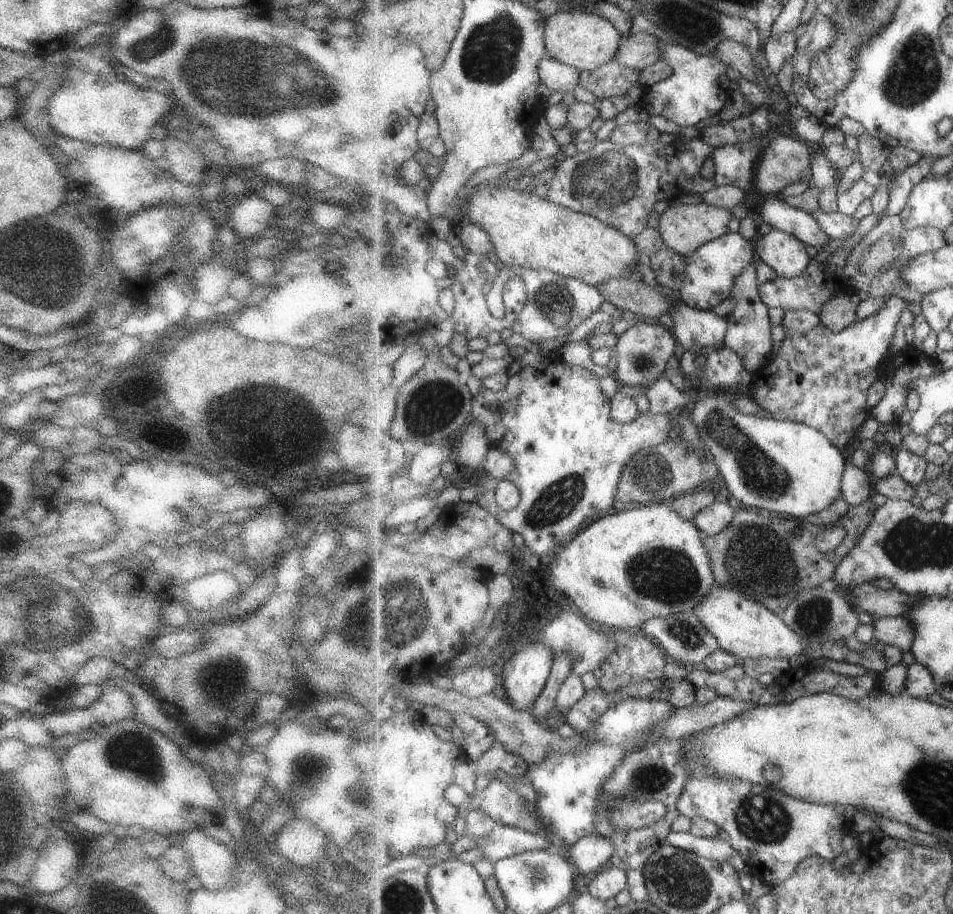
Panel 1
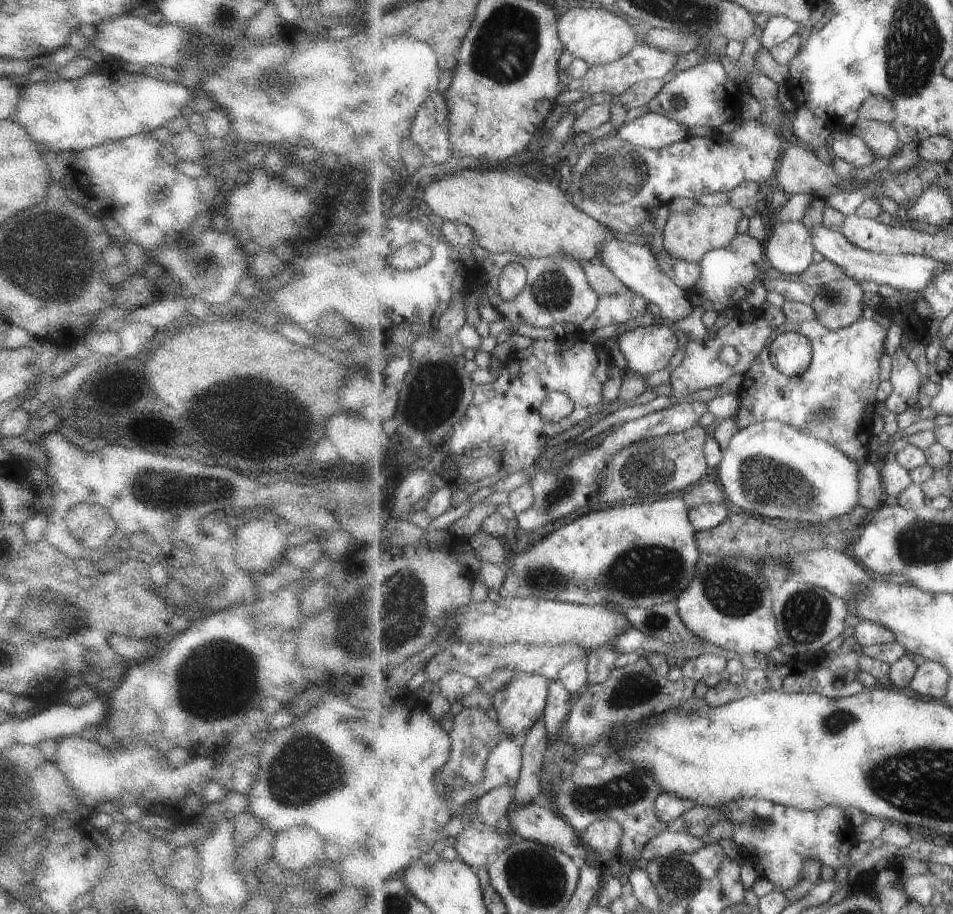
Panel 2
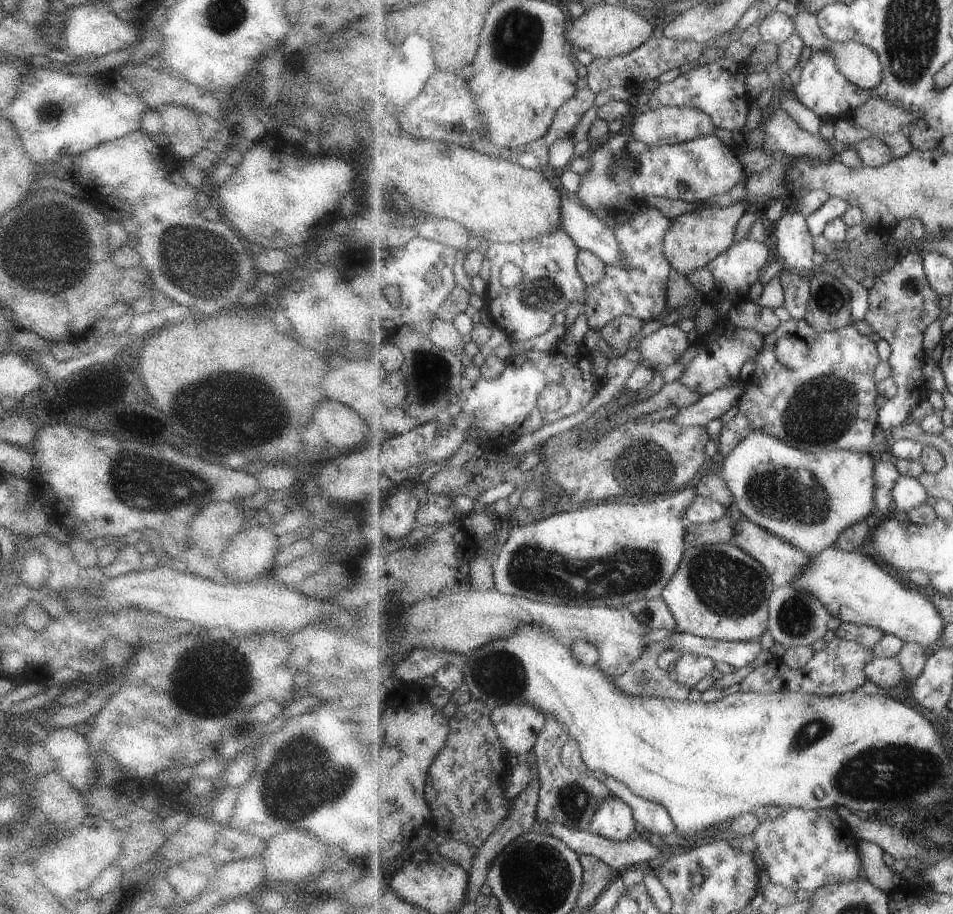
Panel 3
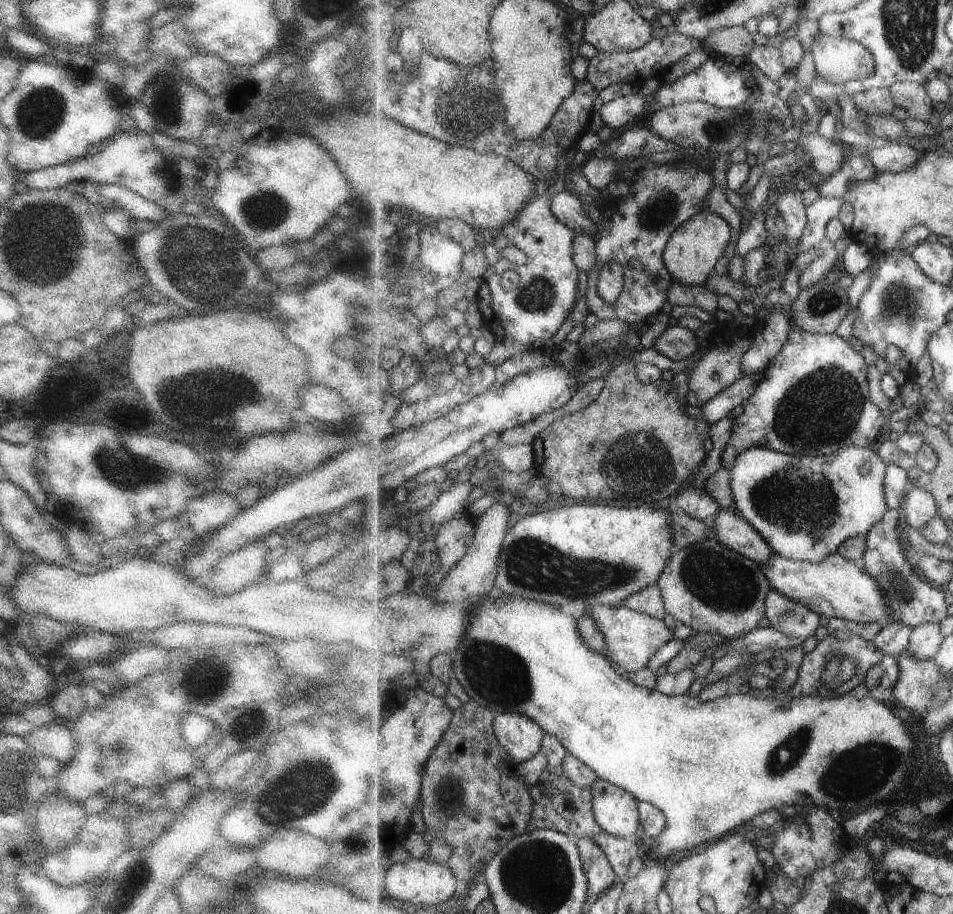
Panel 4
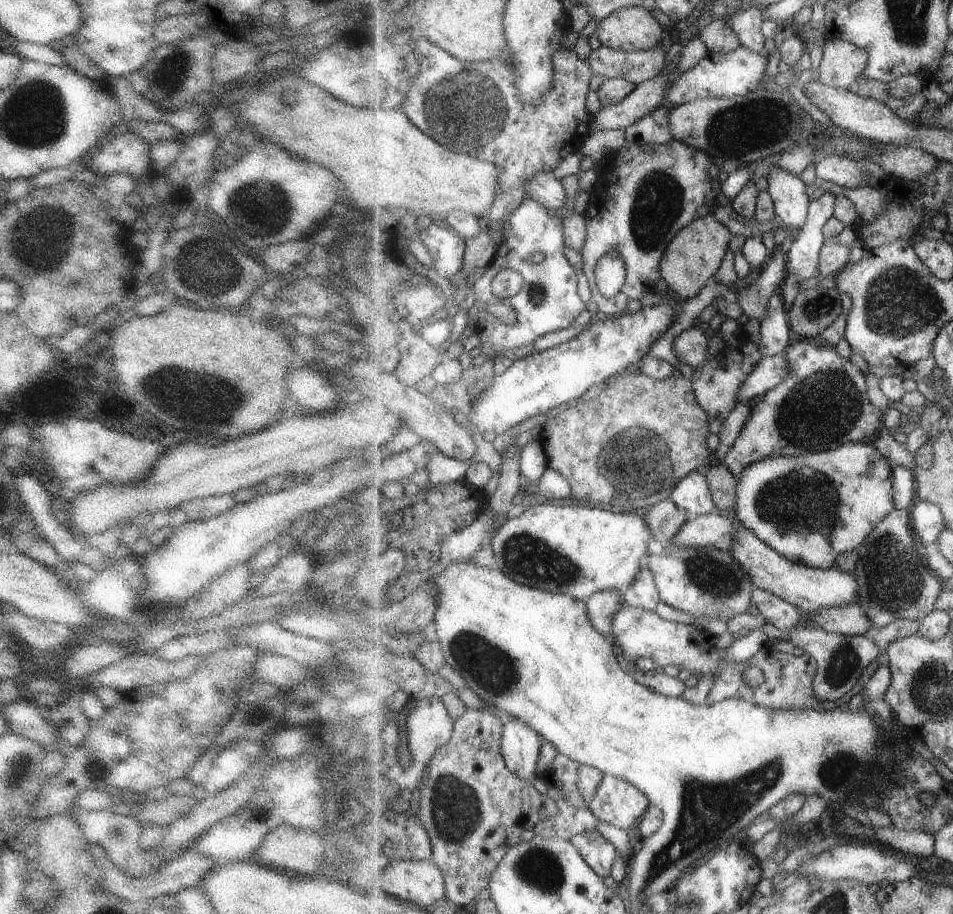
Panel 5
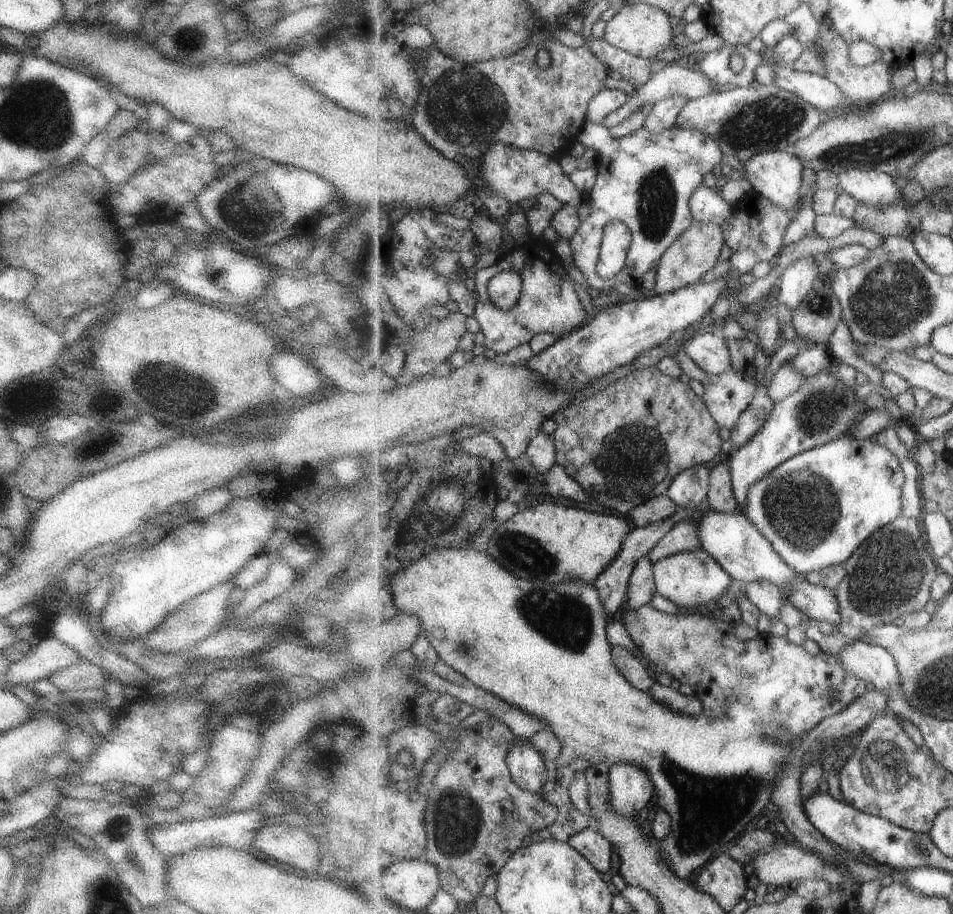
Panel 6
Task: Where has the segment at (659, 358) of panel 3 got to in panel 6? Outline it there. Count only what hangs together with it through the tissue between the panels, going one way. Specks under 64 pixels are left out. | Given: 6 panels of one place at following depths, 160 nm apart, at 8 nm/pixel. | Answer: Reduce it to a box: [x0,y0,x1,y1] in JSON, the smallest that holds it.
[683,331,733,375]

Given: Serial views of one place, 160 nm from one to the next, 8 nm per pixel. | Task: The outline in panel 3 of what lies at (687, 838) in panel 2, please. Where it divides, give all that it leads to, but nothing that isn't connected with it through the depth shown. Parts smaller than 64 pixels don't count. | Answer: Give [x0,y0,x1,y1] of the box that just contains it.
[537,821,659,872]

